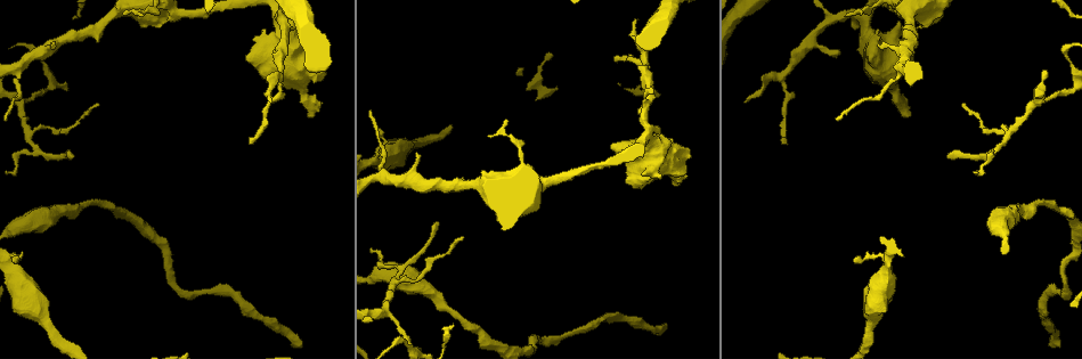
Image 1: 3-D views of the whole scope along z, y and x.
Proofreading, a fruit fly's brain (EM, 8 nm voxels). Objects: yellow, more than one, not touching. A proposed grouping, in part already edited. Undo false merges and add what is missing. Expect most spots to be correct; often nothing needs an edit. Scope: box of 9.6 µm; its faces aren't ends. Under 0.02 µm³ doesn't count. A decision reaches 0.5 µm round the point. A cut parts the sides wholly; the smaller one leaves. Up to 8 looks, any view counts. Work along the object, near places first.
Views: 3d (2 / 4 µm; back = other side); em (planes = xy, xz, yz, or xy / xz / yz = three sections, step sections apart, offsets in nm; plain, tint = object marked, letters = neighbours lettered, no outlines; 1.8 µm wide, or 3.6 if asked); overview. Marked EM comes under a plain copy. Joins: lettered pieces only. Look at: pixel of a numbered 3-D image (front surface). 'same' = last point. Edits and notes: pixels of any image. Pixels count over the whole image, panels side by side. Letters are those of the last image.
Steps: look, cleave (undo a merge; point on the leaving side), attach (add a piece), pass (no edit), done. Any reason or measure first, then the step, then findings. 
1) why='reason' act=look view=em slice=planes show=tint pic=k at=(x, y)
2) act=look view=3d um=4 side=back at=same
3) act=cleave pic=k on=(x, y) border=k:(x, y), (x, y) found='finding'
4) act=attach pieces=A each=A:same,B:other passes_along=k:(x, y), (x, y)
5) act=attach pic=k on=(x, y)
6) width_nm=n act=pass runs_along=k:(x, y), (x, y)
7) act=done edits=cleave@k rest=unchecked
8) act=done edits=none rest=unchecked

why='three-way junction' act=look view=3d um=4 pic=1 at=(659, 132)

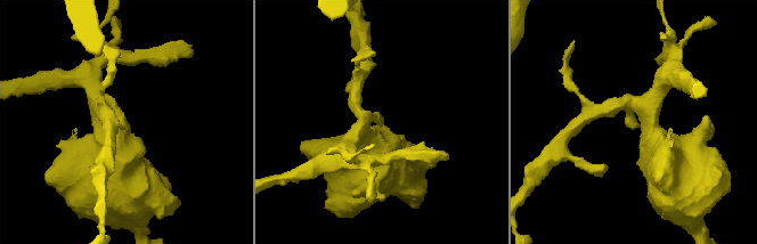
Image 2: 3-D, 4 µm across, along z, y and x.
arms=3 arm_widths_nm=220,280,700 act=look view=em slice=planes show=letters pic=2 at=(633, 127)

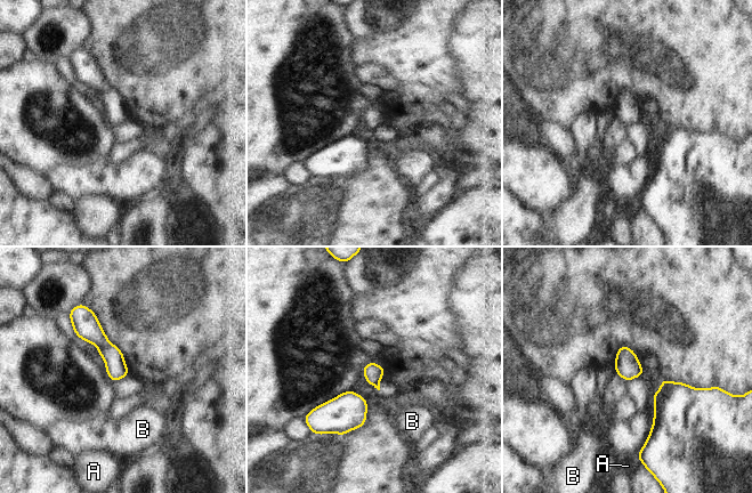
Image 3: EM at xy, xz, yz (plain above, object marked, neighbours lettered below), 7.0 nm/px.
act=pass each=A:other,B:other runs_along=3:(83, 316), (87, 326), (123, 373) found='none of them fits'

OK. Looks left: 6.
why='an open end' act=look view=3d um=4 pic=1 at=(373, 320)

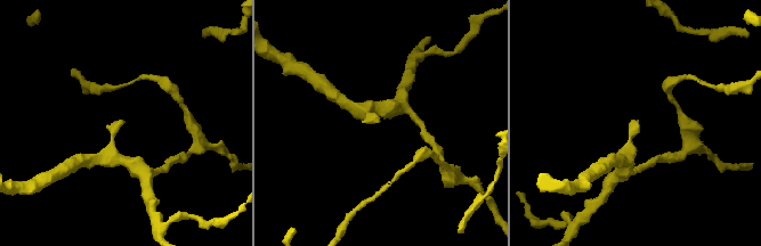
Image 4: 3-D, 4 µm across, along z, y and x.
act=look view=em slice=planes show=letters pic=4 at=(378, 121)

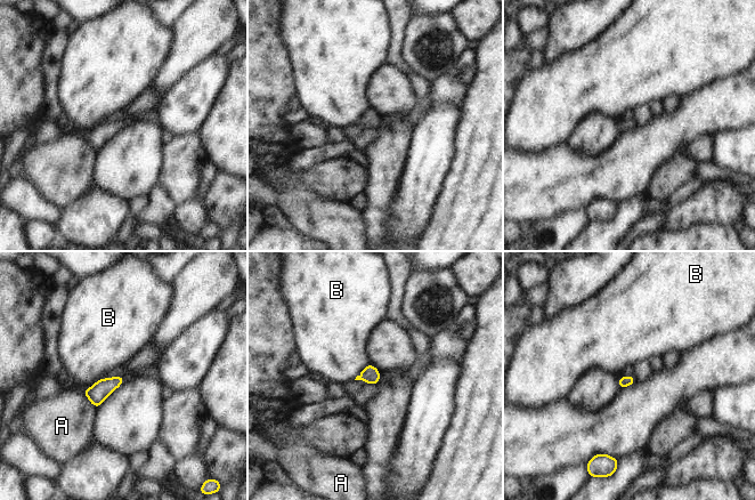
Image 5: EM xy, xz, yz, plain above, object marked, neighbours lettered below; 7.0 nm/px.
act=pass each=A:other,B:other found='no lettered piece goes on from it'

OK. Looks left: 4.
why='tapers out' act=look view=em slice=xz step=4 show=tint pic=1 at=(71, 156)

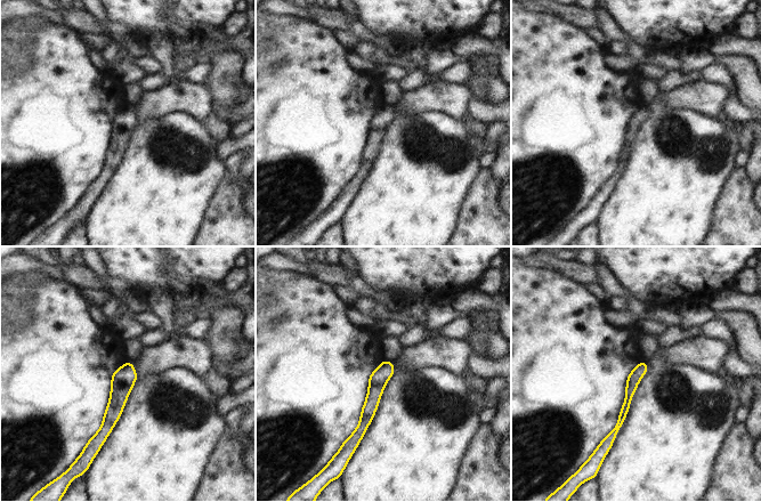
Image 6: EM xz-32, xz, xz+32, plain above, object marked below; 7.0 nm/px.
act=look view=em slice=planes show=letters at=same

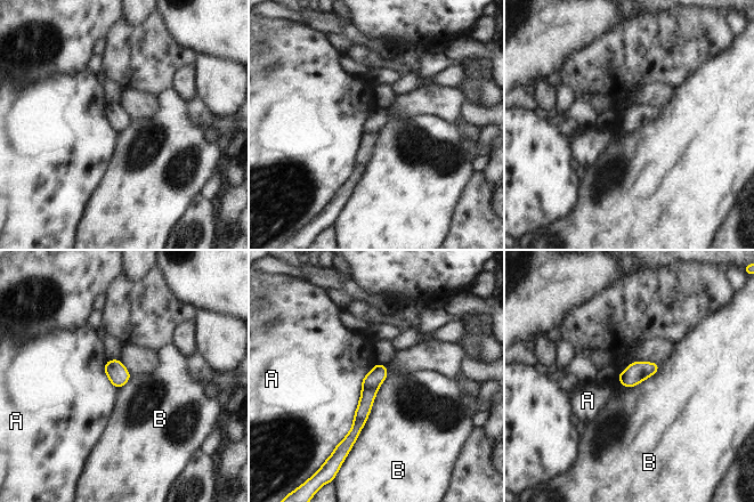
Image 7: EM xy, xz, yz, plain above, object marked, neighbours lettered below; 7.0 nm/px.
act=pass each=A:other,B:other border=7:(388, 374), (348, 452) found='no lettered piece goes on from it'

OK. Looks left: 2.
act=done edits=none rest=unchecked

